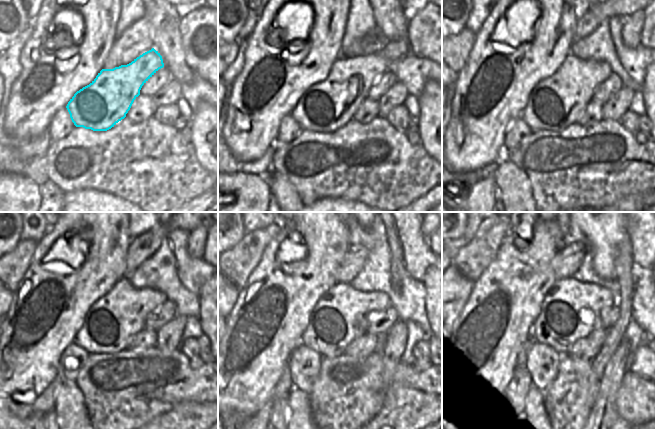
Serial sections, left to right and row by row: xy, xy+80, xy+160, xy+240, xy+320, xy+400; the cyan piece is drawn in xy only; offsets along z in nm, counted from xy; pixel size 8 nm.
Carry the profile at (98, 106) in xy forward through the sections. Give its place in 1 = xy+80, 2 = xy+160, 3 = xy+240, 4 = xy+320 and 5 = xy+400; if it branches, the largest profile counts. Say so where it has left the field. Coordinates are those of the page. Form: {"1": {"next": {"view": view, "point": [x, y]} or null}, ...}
{"1": {"next": {"view": "xy+80", "point": [325, 107]}}, "2": {"next": {"view": "xy+160", "point": [556, 103]}}, "3": {"next": {"view": "xy+240", "point": [110, 323]}}, "4": {"next": {"view": "xy+320", "point": [342, 314]}}, "5": {"next": {"view": "xy+400", "point": [570, 310]}}}

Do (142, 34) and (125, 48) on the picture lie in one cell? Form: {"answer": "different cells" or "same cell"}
{"answer": "same cell"}

